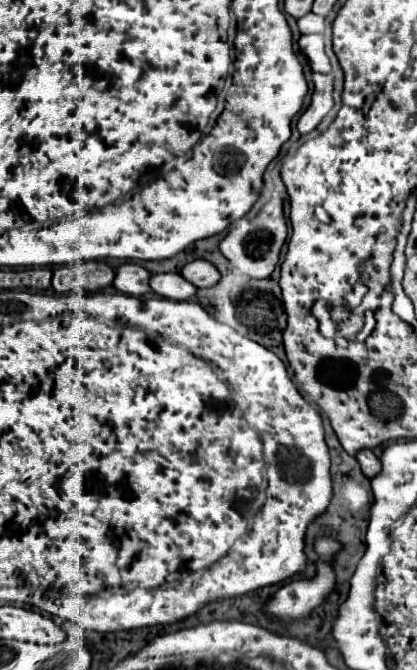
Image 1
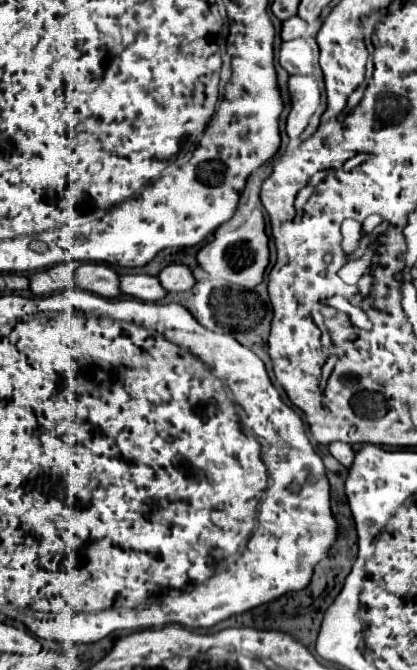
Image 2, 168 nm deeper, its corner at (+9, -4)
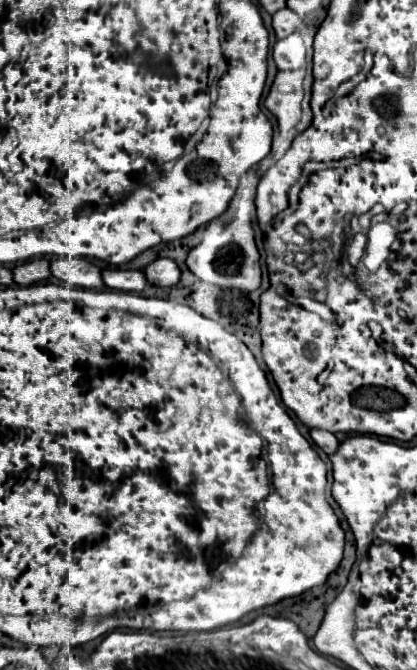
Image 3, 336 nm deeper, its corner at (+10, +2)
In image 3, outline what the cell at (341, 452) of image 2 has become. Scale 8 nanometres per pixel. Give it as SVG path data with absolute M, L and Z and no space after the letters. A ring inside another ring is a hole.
M312 429L312 431L310 431L310 435L312 435L314 443L316 443L316 445L318 445L322 451L326 451L328 455L332 455L332 453L336 453L336 451L338 451L338 445L340 445L340 441L336 439L336 435L334 435L334 433Z

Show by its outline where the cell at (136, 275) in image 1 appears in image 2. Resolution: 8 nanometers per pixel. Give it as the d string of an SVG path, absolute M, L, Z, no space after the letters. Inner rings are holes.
M83 263L75 269L73 281L79 289L97 293L101 297L113 299L117 297L119 291L119 275L103 263Z

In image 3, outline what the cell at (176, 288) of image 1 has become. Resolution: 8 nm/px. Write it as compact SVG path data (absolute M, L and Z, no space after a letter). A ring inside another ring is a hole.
M104 269L102 271L104 283L110 289L128 291L128 293L140 293L148 287L148 279L144 271L132 271L132 269Z

